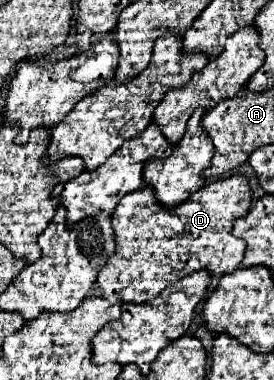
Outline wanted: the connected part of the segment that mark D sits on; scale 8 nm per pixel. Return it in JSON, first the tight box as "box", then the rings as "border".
{"box":[96,174,252,304],"border":[[[244,174],[214,180],[174,208],[160,204],[150,186],[126,194],[112,214],[116,252],[102,266],[96,280],[104,298],[140,304],[154,300],[168,284],[196,270],[206,268],[210,274],[234,272],[242,262],[246,242],[232,236],[230,230],[232,222],[250,210],[250,204],[252,190]]]}

